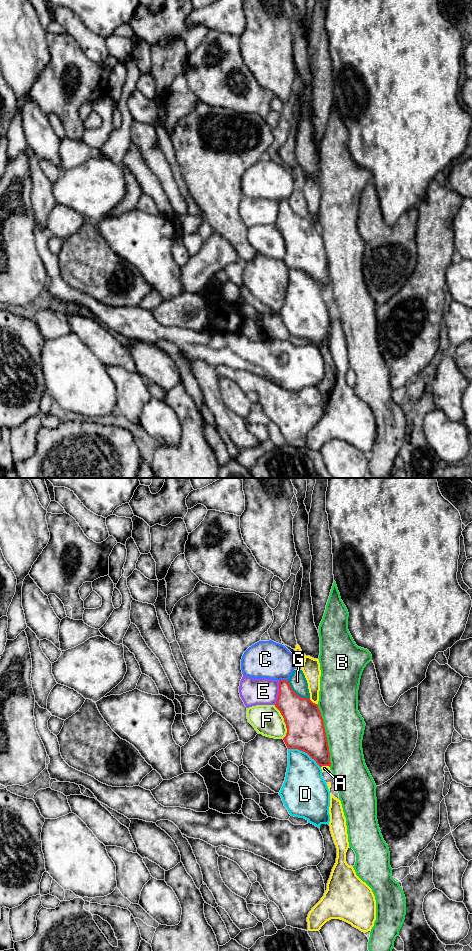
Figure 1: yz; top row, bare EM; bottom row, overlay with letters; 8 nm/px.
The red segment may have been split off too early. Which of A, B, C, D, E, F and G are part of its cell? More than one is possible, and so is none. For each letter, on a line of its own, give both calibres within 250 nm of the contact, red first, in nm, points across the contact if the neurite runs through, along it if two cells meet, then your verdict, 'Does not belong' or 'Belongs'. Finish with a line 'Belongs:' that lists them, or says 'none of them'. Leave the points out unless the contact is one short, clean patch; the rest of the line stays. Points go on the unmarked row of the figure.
A: Thickness 300 nm (red) against 140 nm. Does not belong
B: Thickness 300 nm (red) against 320 nm. Does not belong
C: Thickness 220 nm (red) against 300 nm. Does not belong
D: Thickness 300 nm (red) against 300 nm. Does not belong
E: Thickness 280 nm (red) against 220 nm. Does not belong
F: Thickness 300 nm (red) against 240 nm. Does not belong
G: Thickness 300 nm (red) against 140 nm. Does not belong
Belongs: none of them

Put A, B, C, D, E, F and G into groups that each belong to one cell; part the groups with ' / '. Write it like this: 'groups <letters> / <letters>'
groups A / B / C / D / E / F / G

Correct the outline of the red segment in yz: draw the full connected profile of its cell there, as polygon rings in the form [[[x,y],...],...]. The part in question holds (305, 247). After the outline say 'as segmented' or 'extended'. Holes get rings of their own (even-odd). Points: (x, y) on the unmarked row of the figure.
[[[280,200],[275,227],[286,244],[287,253],[283,260],[287,268],[307,273],[320,287],[330,287],[329,266],[318,225],[298,216],[288,200]]] | as segmented

